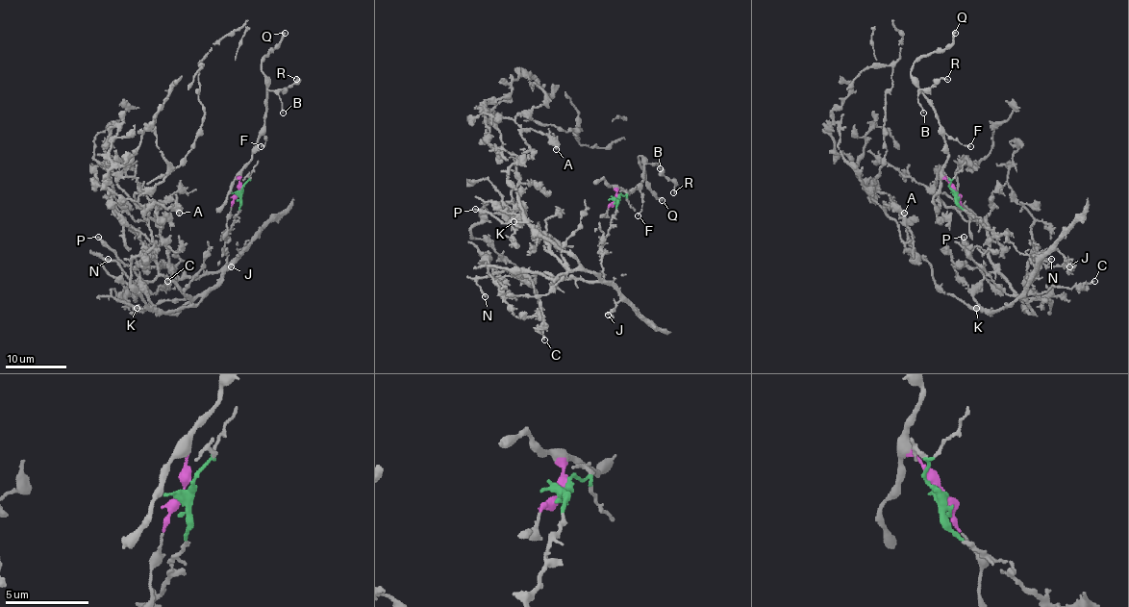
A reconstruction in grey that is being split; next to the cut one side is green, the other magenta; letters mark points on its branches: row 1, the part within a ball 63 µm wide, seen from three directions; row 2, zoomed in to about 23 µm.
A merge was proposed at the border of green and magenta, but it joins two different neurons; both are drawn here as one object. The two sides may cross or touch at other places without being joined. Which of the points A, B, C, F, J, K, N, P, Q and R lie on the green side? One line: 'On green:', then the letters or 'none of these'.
On green: A, C, J, K, N, P

